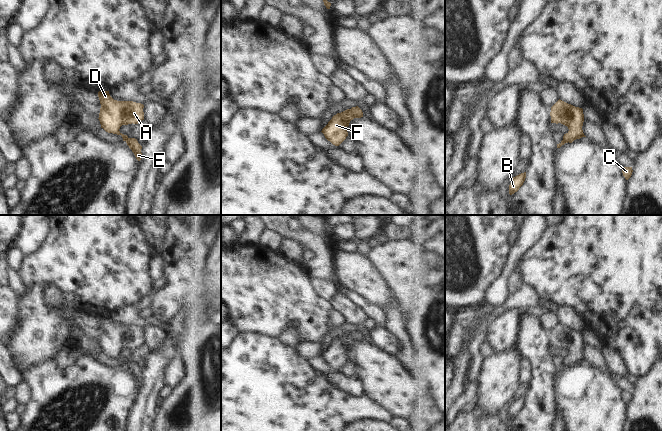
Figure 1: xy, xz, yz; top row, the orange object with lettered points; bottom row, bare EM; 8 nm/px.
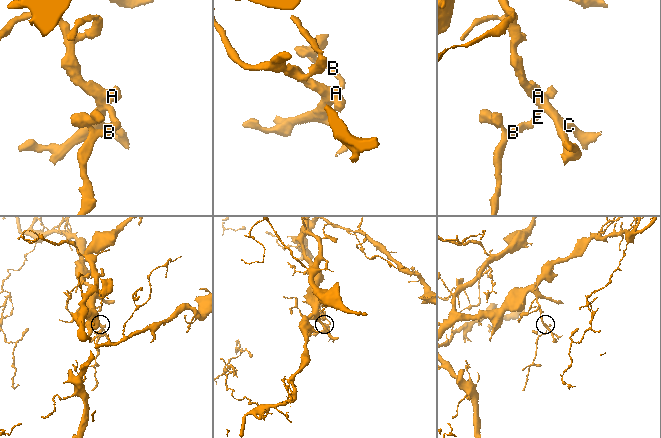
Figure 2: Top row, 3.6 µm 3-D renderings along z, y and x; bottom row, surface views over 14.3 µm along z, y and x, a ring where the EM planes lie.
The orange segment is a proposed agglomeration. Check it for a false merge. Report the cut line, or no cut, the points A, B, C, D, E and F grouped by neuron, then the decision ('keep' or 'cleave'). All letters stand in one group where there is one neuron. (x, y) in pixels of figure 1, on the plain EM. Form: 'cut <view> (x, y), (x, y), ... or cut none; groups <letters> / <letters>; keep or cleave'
cut none; groups A B C D E F; keep

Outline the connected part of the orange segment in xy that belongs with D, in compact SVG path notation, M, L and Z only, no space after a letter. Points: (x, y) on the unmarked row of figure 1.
M99 315L98 321L101 328L98 342L101 352L108 357L121 359L136 383L140 385L142 382L142 370L137 363L129 362L127 359L122 358L119 353L122 349L138 348L144 344L144 329L133 325L114 324L109 315Z

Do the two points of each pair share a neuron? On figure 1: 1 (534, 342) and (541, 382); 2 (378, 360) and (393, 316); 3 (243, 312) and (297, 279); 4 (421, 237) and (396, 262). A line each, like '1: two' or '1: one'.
1: one
2: two
3: one
4: two

